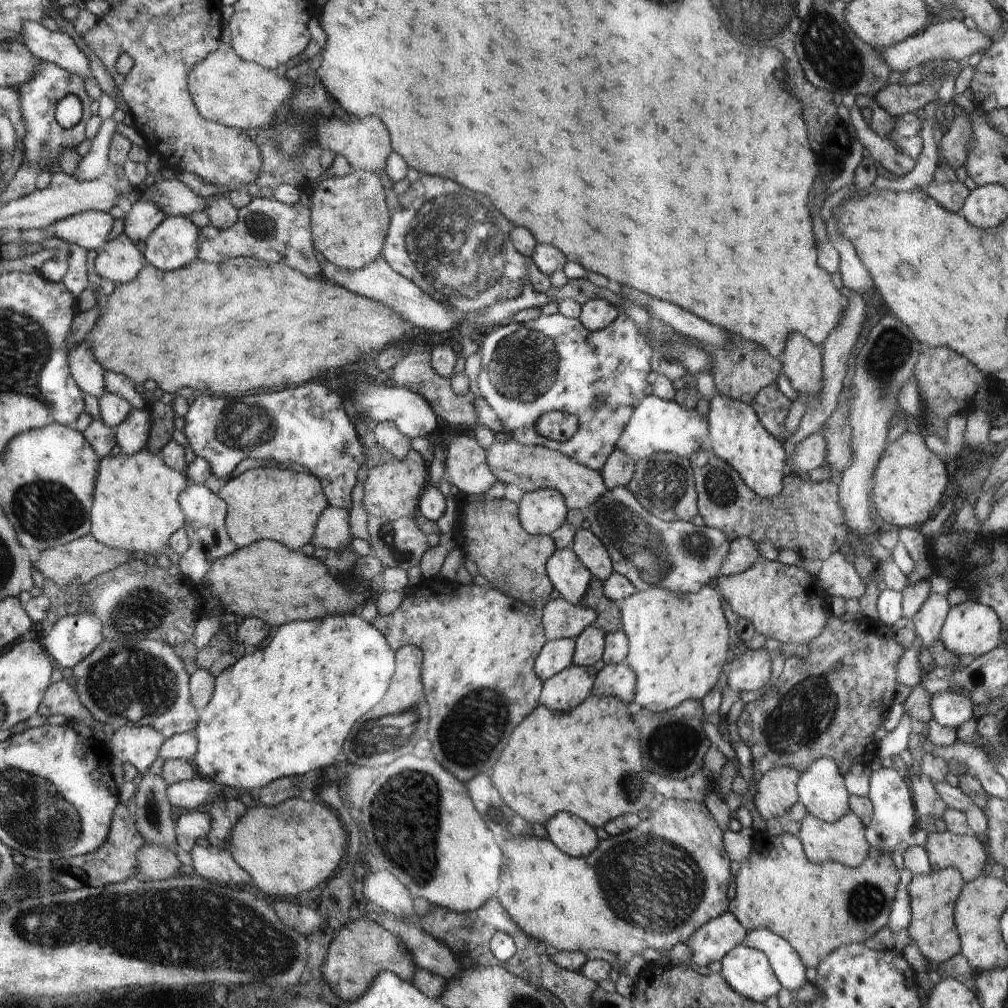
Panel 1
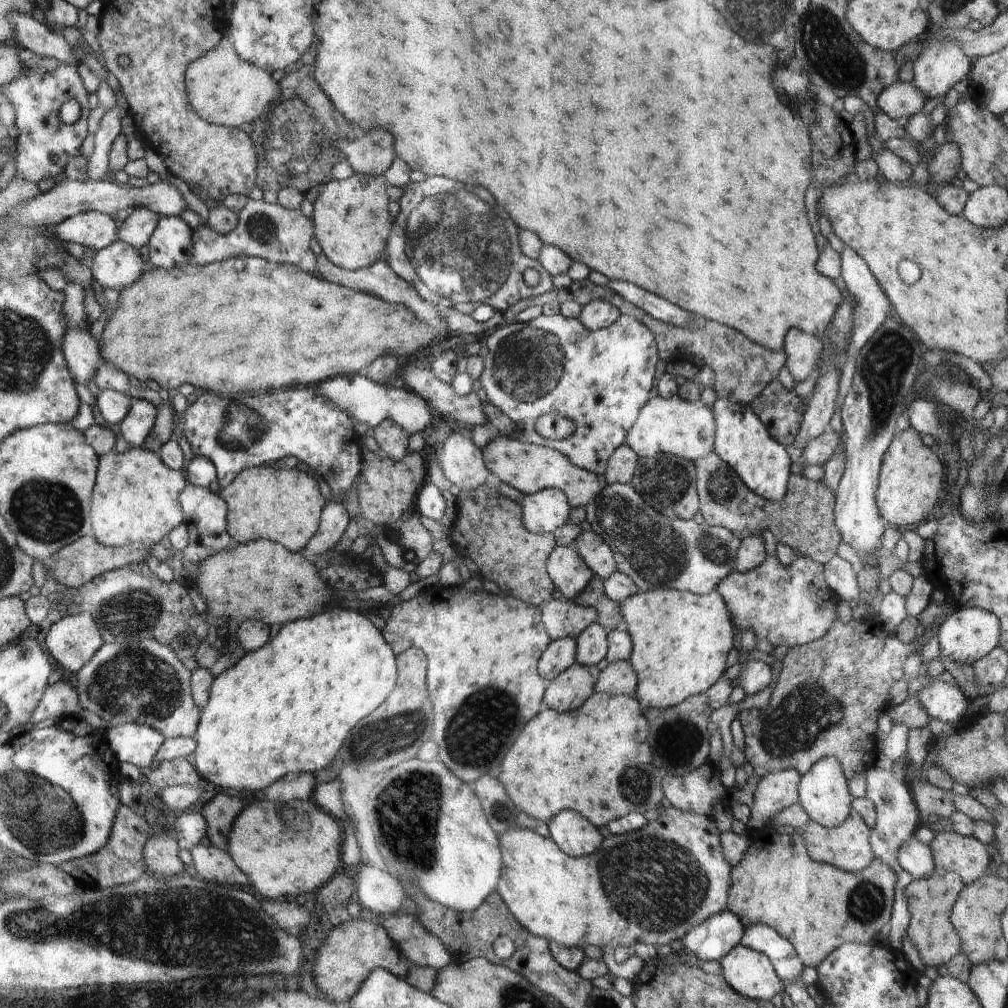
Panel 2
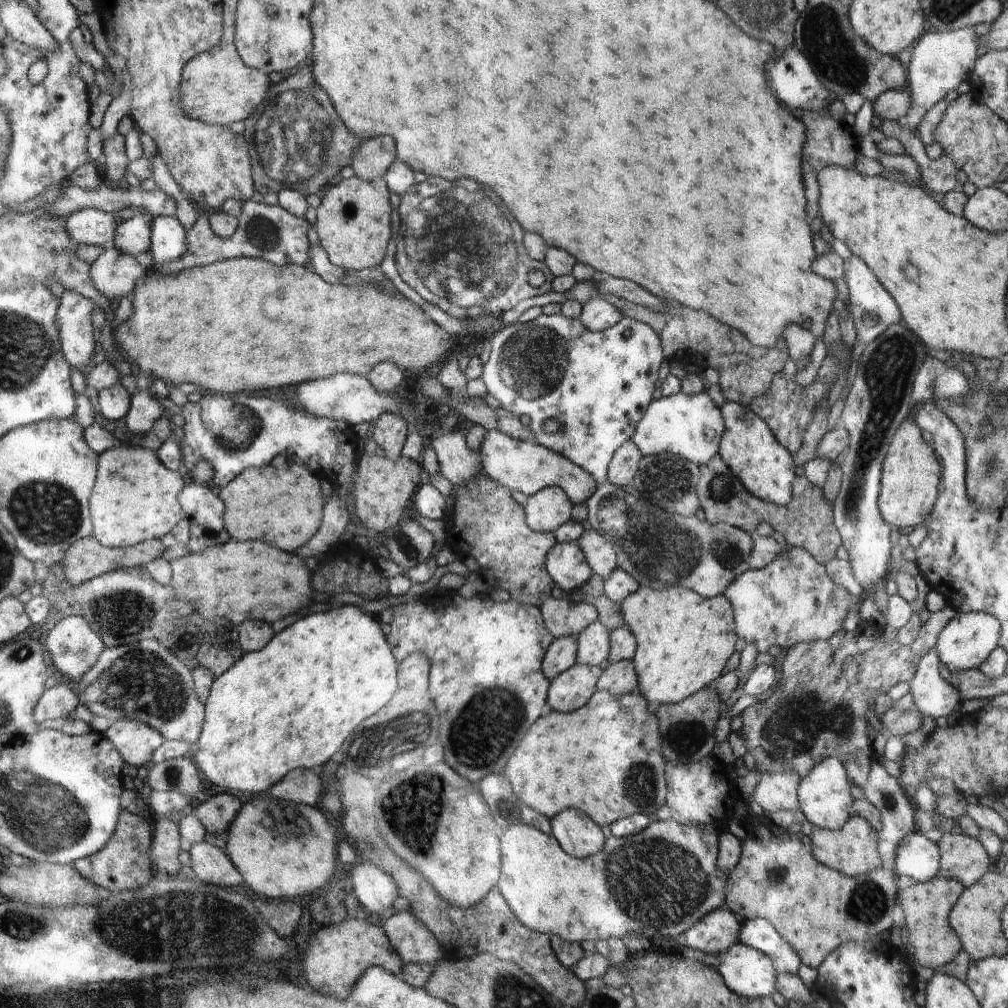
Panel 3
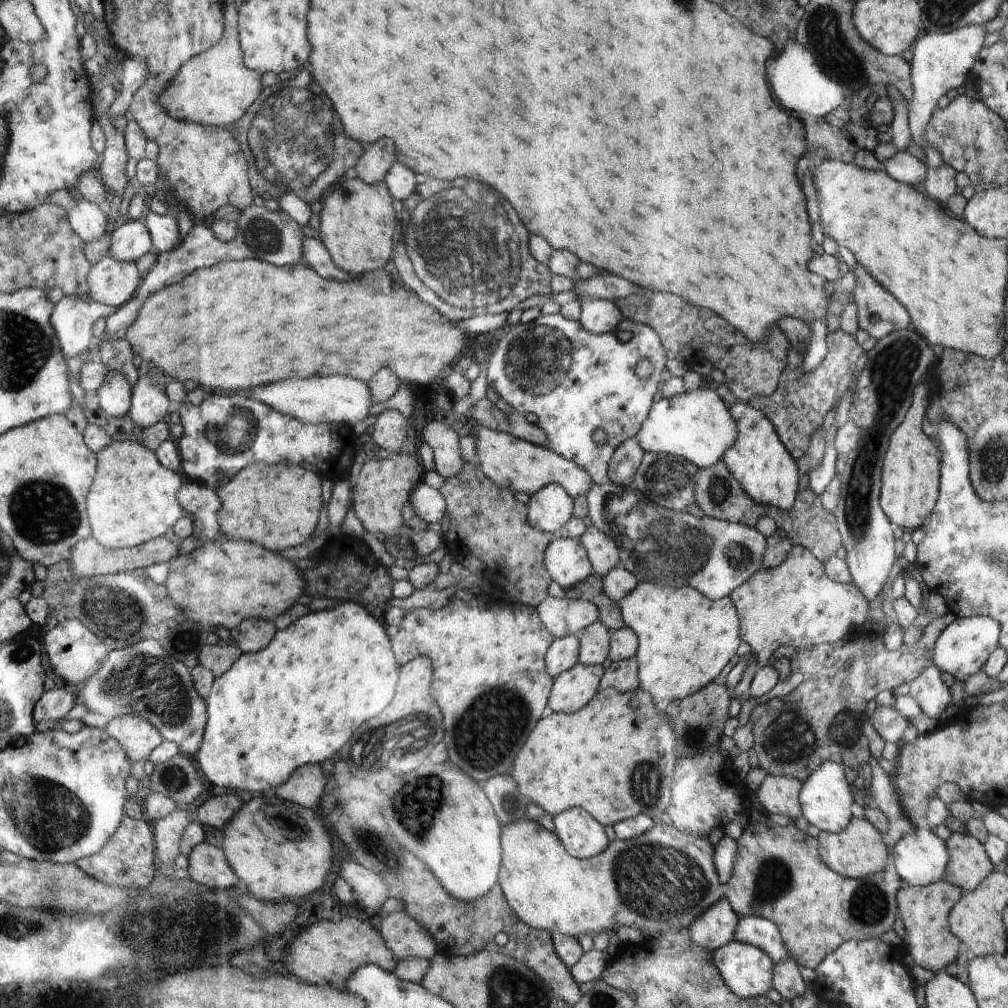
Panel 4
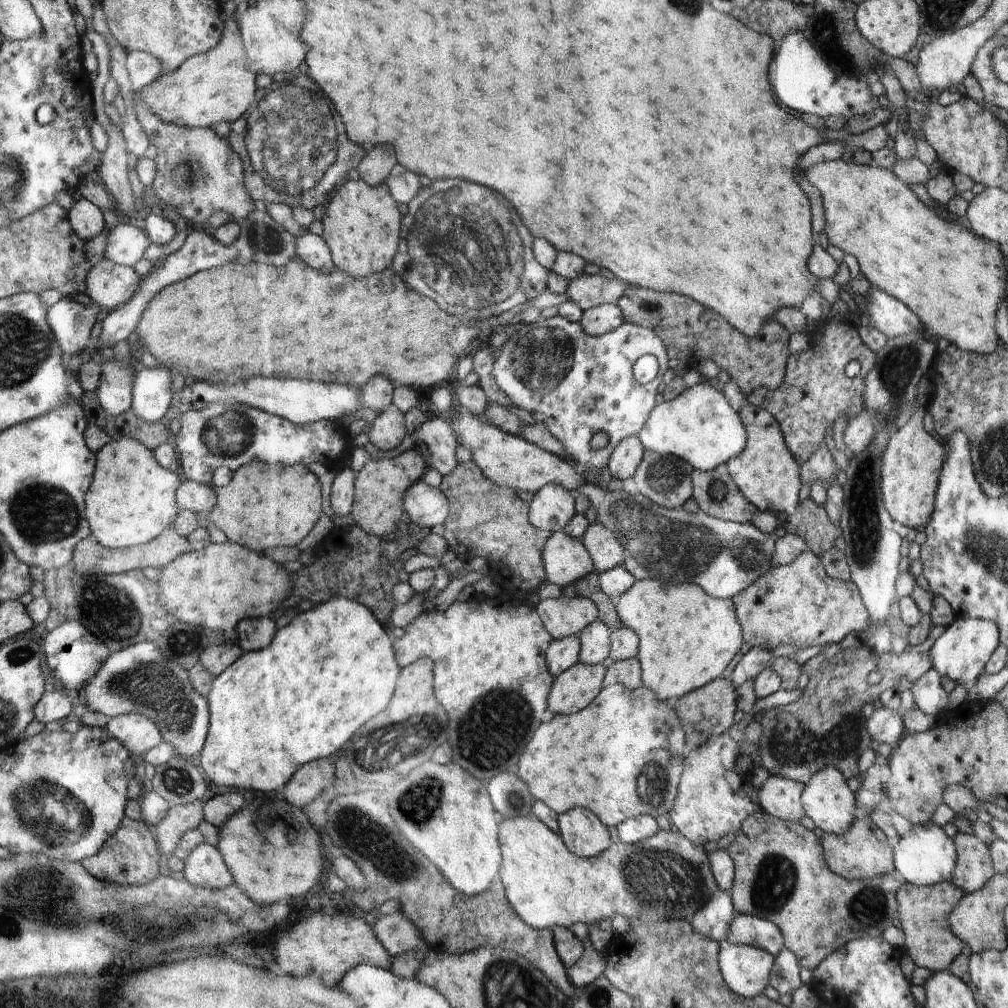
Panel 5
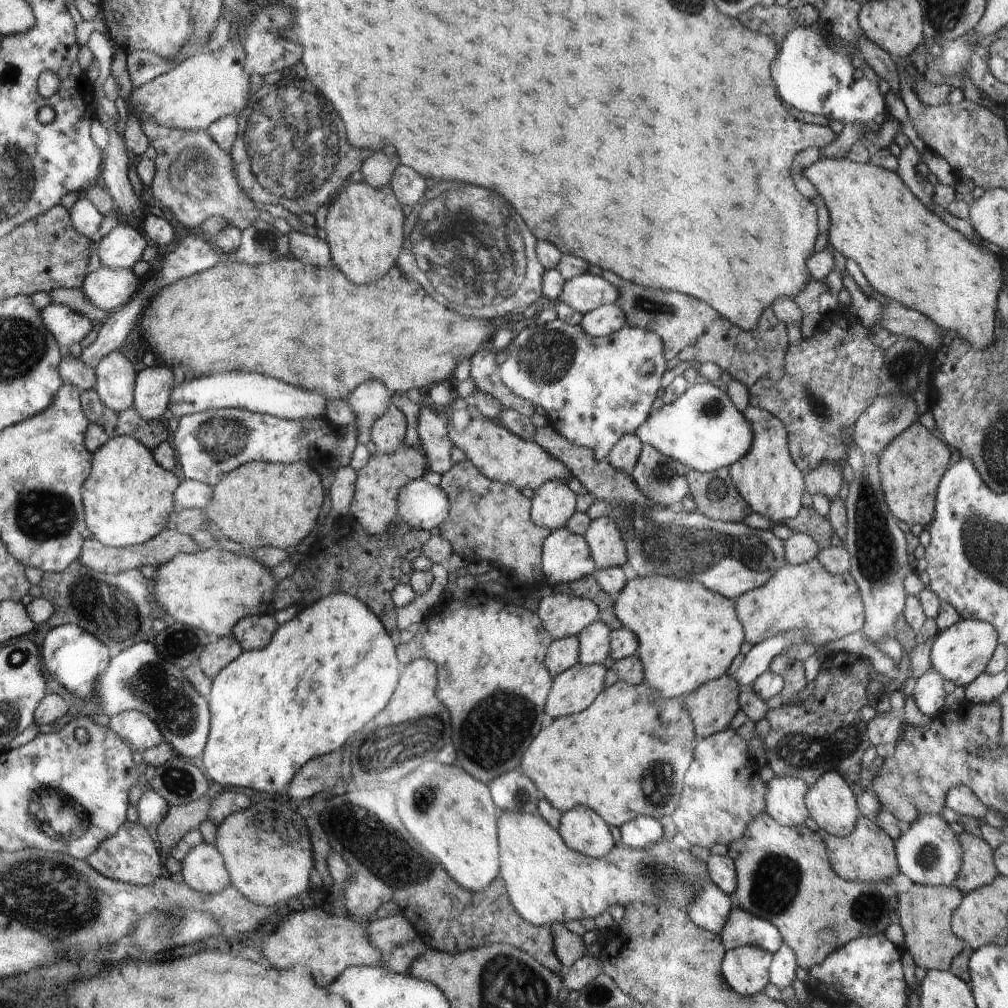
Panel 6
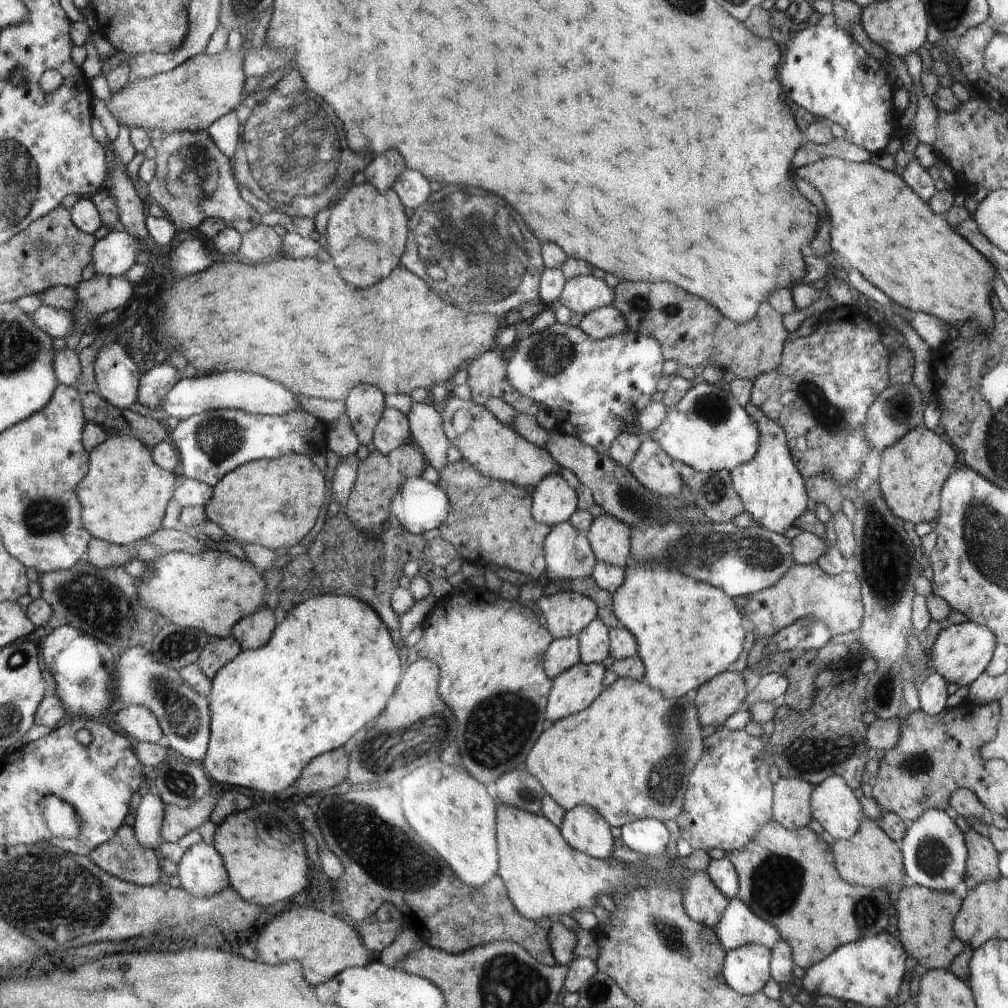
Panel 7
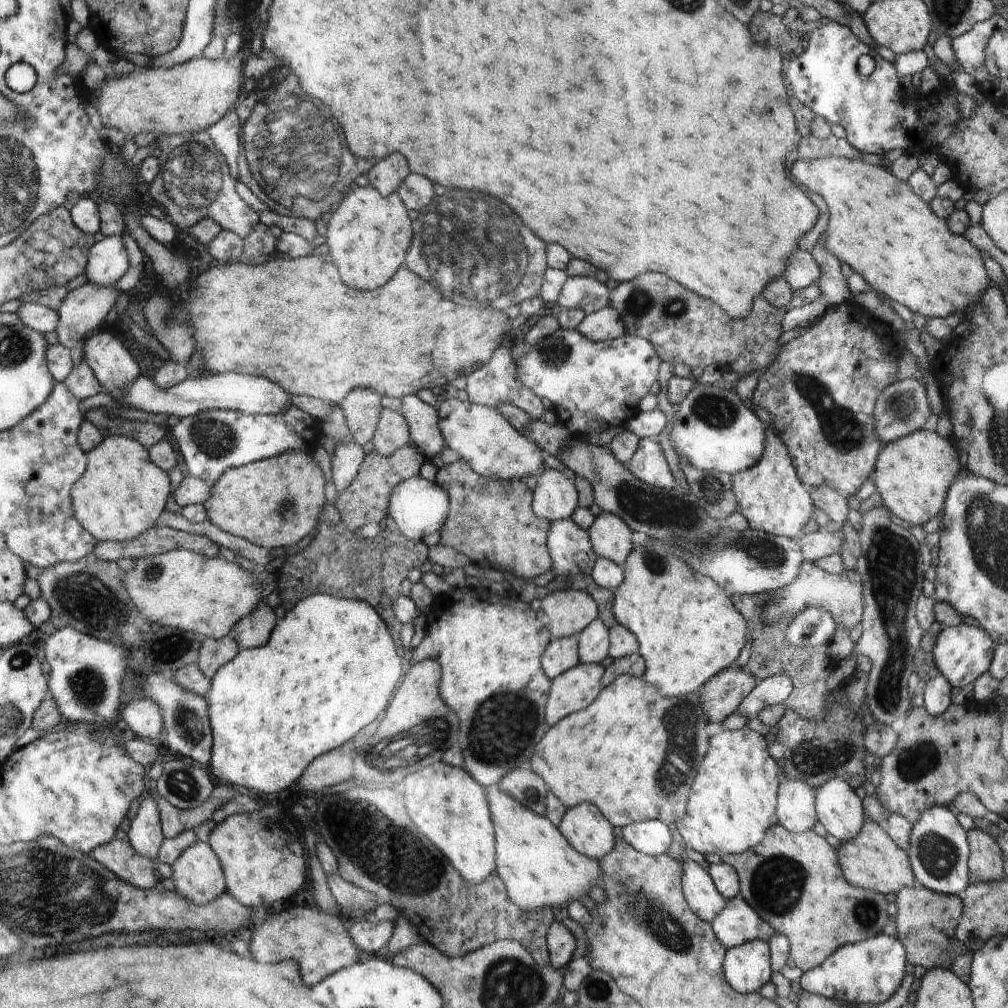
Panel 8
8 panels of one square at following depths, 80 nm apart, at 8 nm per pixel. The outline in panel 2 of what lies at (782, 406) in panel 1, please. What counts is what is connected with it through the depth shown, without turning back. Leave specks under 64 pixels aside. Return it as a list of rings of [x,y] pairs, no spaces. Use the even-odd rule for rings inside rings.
[[[778,377],[751,402],[750,407],[776,440],[792,446],[797,440],[811,394],[801,399],[794,389],[786,389]]]

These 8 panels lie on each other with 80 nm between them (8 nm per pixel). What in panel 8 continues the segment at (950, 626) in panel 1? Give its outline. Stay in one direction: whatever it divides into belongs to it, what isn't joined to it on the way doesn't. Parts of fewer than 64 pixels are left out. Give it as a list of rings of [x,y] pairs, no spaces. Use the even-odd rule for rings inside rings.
[[[962,623],[953,627],[942,627],[933,646],[933,659],[936,672],[940,673],[953,687],[964,688],[966,684],[972,684],[989,670],[995,651],[995,642],[982,628]]]

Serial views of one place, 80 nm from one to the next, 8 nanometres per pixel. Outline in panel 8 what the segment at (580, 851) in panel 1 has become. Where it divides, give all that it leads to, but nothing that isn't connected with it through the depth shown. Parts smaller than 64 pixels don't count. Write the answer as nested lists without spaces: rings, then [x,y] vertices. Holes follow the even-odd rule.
[[[588,802],[568,808],[558,827],[580,854],[600,860],[615,848],[610,823],[594,804]]]

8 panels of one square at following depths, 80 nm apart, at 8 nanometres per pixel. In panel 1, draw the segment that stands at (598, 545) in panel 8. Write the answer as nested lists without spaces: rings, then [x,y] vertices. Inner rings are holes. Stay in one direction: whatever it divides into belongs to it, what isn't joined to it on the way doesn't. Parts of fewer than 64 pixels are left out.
[[[578,527],[573,538],[573,544],[570,547],[579,555],[584,566],[591,571],[592,577],[603,582],[611,576],[612,564],[614,564],[611,561],[611,555],[592,530]]]

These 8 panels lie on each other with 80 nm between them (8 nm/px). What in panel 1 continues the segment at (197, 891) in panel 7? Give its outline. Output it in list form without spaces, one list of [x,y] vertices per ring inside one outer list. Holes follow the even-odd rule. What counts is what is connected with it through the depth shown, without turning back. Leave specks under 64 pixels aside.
[[[197,843],[191,850],[194,870],[202,878],[209,881],[221,882],[228,886],[248,884],[250,875],[232,860],[230,852],[212,845],[201,846]]]

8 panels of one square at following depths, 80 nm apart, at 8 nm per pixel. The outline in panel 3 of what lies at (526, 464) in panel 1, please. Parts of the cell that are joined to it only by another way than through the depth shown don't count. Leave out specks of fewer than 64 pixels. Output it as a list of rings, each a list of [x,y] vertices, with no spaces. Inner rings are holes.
[[[494,429],[486,433],[478,454],[482,470],[491,479],[510,490],[524,492],[526,496],[538,493],[550,485],[560,486],[566,491],[568,498],[578,504],[590,499],[598,488],[595,478],[568,457],[539,443],[512,438],[500,430]]]

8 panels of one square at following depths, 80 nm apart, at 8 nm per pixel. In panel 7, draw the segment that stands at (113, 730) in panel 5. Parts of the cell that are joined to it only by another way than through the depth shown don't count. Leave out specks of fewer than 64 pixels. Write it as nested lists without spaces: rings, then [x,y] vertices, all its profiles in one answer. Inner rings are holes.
[[[142,705],[116,708],[115,721],[114,728],[132,737],[134,742],[157,743],[163,735],[157,716]]]

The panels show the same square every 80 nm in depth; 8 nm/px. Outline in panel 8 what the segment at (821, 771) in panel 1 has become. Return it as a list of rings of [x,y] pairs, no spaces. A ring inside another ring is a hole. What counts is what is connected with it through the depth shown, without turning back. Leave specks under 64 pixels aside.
[[[838,777],[817,788],[817,810],[820,822],[828,834],[840,842],[852,841],[862,832],[864,810],[862,800]]]

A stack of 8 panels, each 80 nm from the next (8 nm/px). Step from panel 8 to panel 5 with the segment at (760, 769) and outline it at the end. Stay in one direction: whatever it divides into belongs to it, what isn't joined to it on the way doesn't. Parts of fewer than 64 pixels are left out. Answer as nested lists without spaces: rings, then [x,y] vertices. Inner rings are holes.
[[[721,734],[714,741],[688,750],[685,756],[678,796],[668,818],[693,843],[704,846],[712,840],[718,842],[730,832],[735,834],[742,828],[743,822],[761,808],[760,790],[734,770],[736,756],[738,744],[728,734]]]

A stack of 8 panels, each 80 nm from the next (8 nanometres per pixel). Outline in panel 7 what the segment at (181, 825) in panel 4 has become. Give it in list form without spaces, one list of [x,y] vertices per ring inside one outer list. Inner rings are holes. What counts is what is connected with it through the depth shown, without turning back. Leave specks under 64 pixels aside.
[[[215,786],[198,802],[182,808],[176,805],[165,805],[165,816],[162,826],[163,840],[176,842],[187,832],[199,829],[211,817],[218,799],[224,794],[225,788]]]

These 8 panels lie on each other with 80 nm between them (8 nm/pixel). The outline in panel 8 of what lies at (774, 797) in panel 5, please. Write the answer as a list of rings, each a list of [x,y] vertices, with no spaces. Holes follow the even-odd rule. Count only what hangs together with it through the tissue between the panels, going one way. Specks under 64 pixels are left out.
[[[796,779],[782,780],[777,814],[780,824],[792,833],[803,833],[816,824],[812,785]]]

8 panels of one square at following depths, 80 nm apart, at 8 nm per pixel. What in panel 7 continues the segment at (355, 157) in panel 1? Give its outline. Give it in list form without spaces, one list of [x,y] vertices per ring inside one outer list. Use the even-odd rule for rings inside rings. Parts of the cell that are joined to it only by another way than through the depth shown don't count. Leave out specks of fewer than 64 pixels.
[[[388,150],[388,154],[380,154],[370,161],[363,170],[368,183],[375,186],[380,192],[394,186],[400,173],[404,170],[404,160],[398,150]]]

